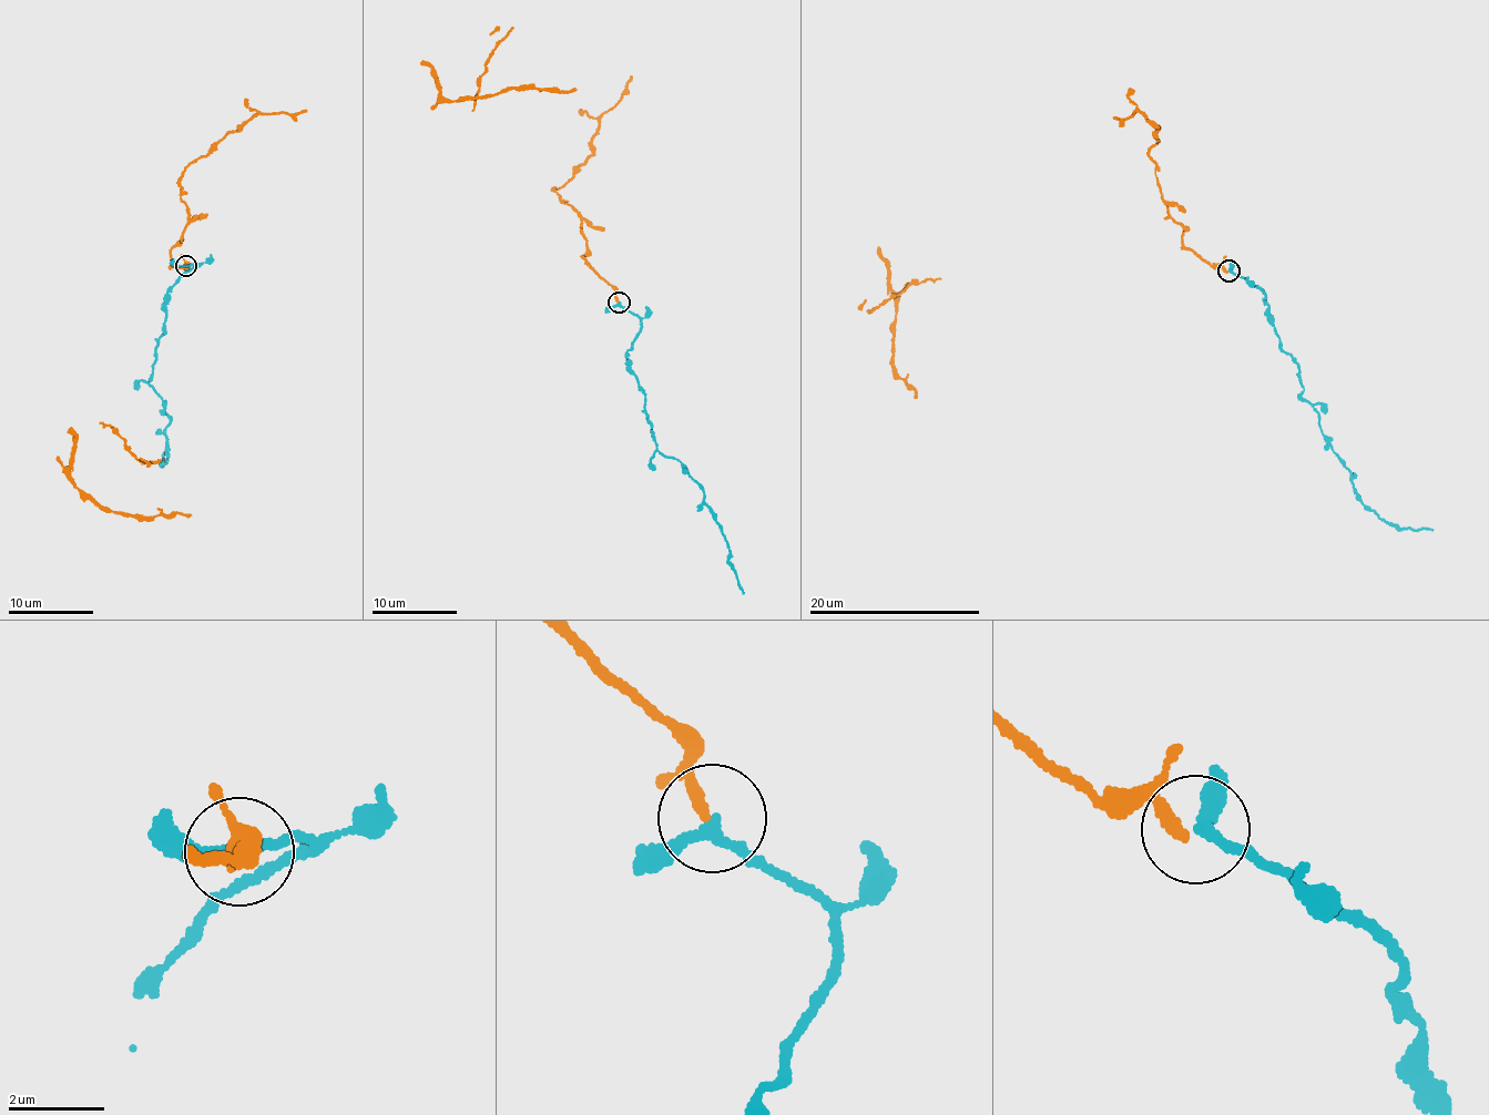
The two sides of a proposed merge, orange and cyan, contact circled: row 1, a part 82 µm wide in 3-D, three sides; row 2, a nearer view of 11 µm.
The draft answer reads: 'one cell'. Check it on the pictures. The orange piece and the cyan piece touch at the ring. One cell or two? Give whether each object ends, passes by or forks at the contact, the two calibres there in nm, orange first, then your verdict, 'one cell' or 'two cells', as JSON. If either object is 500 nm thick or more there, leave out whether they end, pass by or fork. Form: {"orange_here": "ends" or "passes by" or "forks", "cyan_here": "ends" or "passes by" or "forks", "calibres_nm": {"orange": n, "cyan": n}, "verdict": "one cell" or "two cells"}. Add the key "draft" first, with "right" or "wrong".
{"draft": "right", "orange_here": "ends", "cyan_here": "passes by", "calibres_nm": {"orange": 280, "cyan": 200}, "verdict": "one cell"}

